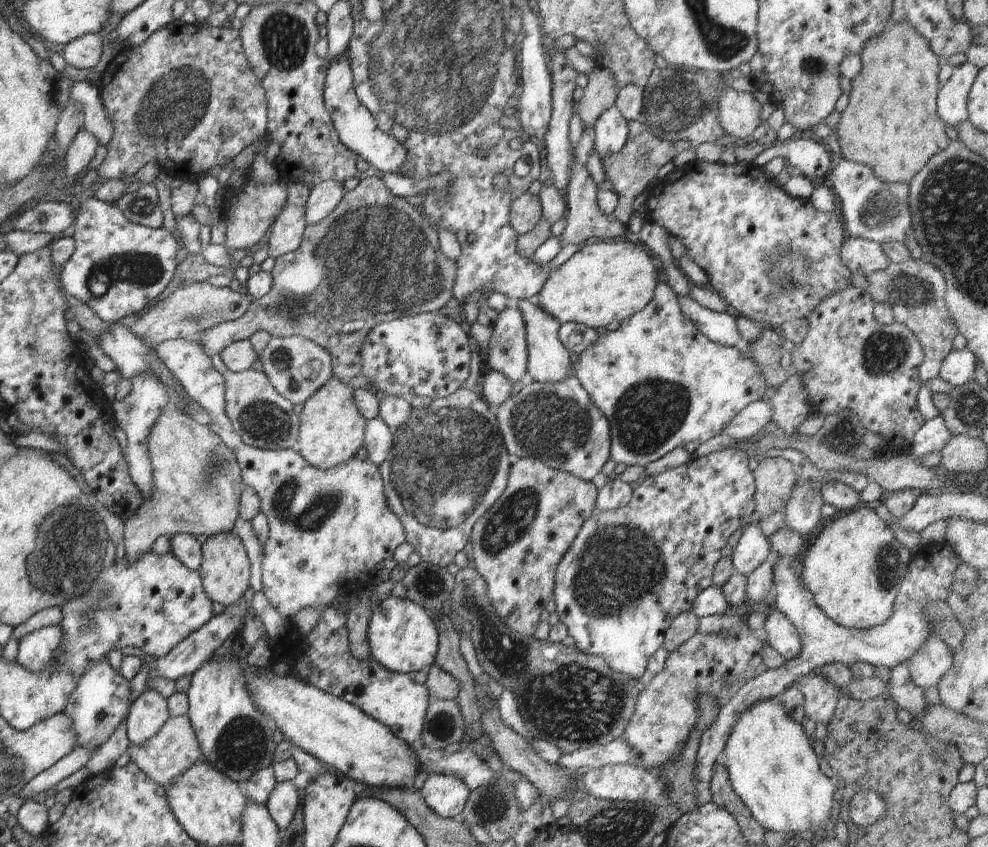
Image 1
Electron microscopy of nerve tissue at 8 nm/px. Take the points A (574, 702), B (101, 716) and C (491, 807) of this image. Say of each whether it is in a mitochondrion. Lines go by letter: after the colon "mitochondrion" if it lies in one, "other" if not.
A: mitochondrion
B: other
C: mitochondrion

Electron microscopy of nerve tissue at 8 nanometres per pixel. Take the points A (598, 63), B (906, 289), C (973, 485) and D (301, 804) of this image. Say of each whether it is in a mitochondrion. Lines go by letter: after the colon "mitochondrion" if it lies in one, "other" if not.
A: other
B: mitochondrion
C: other
D: other

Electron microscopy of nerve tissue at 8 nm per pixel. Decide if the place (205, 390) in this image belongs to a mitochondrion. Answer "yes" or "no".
no

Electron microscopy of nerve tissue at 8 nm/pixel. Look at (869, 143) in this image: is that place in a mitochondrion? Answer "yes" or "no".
no

